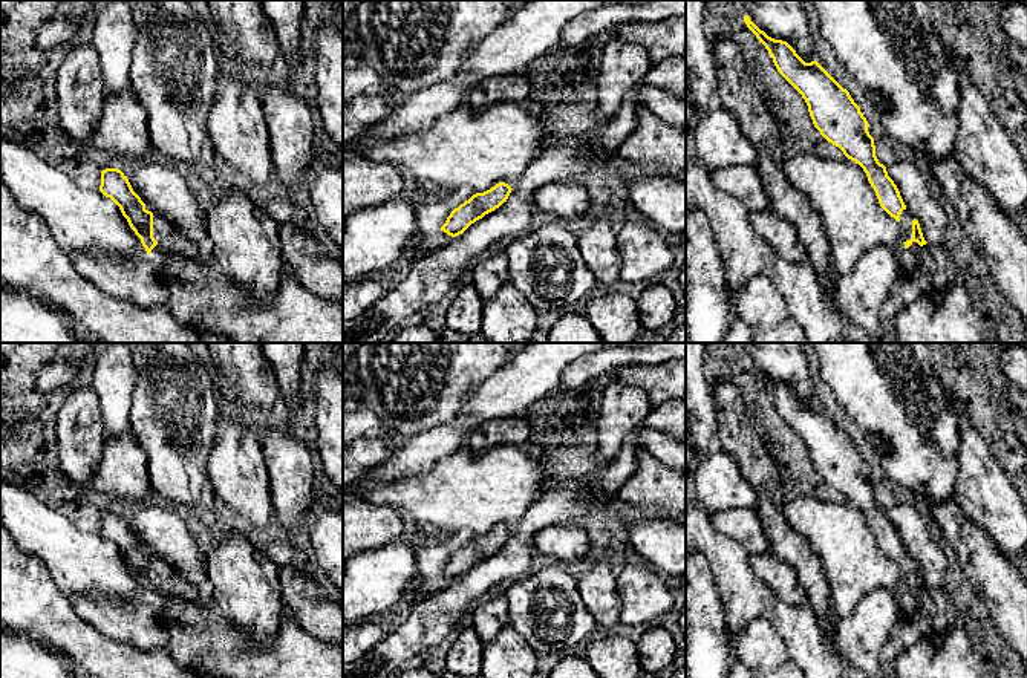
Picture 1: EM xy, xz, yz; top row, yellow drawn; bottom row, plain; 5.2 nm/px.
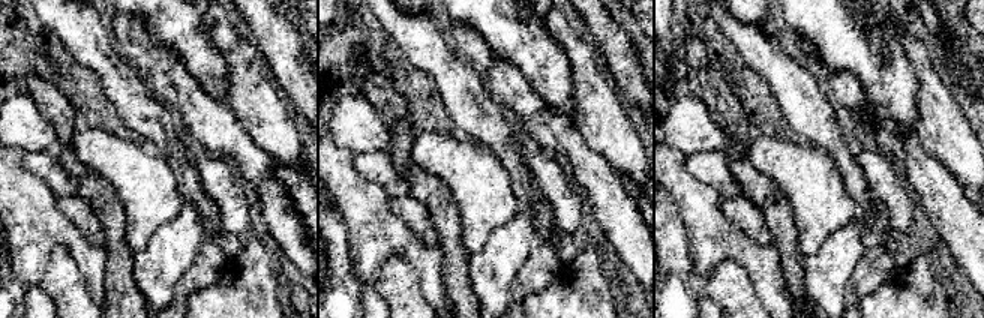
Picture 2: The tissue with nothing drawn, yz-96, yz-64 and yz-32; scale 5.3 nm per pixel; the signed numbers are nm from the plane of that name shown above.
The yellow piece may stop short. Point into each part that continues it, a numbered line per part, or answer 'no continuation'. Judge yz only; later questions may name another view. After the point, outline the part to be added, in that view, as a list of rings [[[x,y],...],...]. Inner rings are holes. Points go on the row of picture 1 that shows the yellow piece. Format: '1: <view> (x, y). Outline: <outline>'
1: yz (905, 224). Outline: [[[908,210],[901,211],[898,227],[900,227],[903,242],[912,239],[912,220],[914,219],[915,217]]]

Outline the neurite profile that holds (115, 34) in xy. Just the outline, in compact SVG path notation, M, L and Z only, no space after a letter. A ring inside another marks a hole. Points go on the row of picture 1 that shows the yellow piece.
M130 0L98 5L92 46L99 55L106 95L132 89L130 64L136 37Z

